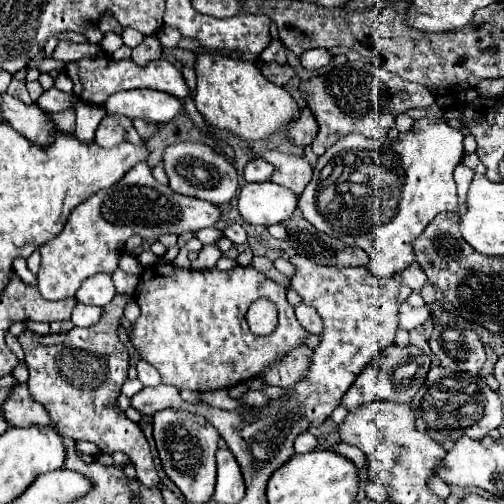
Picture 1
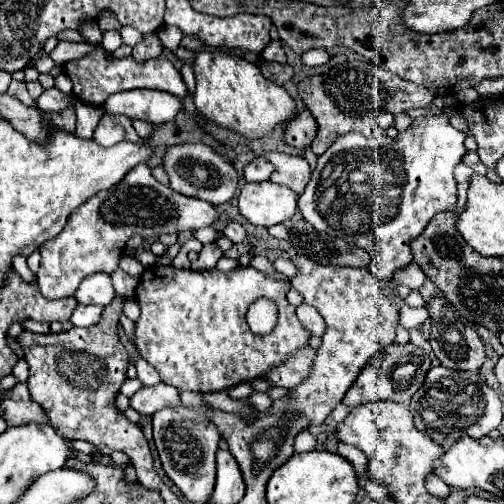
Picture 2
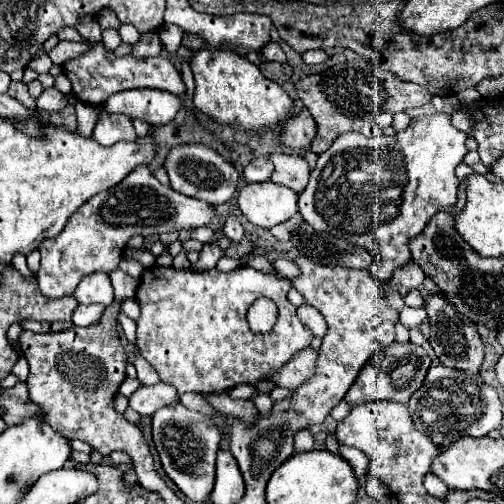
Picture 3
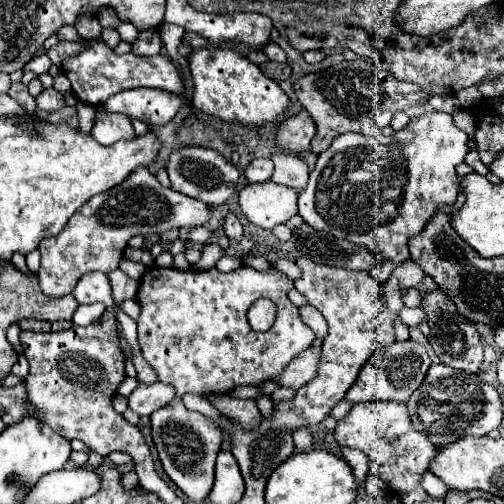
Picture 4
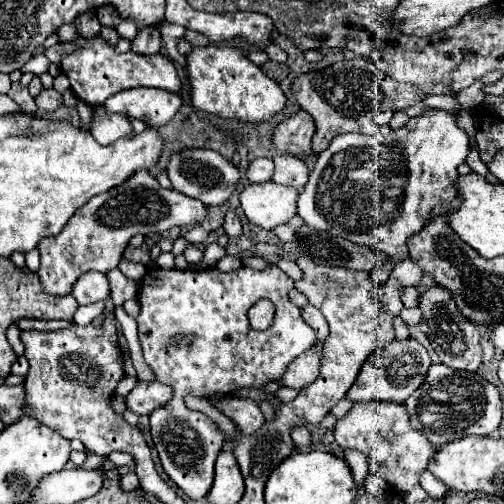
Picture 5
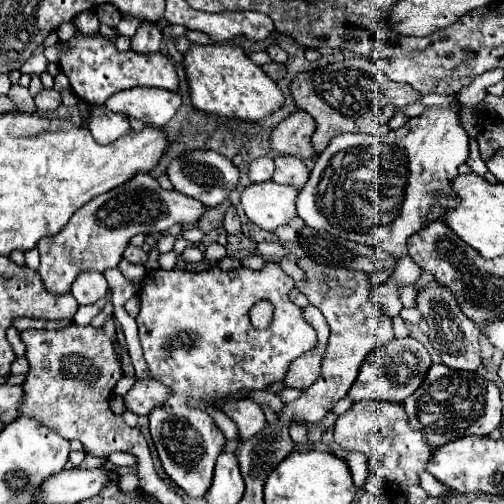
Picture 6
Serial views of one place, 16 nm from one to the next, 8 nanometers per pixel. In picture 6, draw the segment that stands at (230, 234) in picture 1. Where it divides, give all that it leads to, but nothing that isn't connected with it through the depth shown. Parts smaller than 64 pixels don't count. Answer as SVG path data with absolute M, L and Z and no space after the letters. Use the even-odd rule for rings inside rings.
M228 206L226 214L224 214L224 228L230 234L238 234L240 232L240 220L238 220L238 214L236 214L234 206Z

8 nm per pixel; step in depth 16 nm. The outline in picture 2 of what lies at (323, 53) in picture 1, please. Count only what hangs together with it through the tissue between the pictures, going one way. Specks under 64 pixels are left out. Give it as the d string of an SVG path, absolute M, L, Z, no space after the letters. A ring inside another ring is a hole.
M310 50L310 52L302 54L302 62L306 66L318 66L318 64L328 62L328 54L326 54L326 50Z

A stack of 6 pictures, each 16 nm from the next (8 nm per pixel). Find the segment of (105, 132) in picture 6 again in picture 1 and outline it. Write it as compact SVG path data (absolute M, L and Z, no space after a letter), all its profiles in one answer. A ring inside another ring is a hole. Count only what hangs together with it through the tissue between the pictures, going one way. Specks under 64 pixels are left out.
M110 116L110 118L102 118L100 126L96 128L96 136L94 142L108 148L112 144L120 144L120 142L132 142L132 144L142 144L142 138L136 134L132 120L126 116Z

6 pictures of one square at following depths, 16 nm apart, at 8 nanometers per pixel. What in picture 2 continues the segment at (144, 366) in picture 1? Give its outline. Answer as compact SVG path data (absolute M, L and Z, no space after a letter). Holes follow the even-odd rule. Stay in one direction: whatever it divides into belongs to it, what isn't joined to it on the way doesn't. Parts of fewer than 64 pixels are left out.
M138 356L136 362L134 362L134 366L136 366L136 370L138 370L138 380L140 380L144 386L154 386L154 384L160 382L158 372L156 372L148 362L144 362L144 358Z

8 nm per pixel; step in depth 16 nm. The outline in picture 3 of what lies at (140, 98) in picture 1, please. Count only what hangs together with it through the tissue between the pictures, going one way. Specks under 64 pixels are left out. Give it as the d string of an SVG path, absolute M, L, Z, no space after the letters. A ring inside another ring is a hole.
M138 88L138 90L124 90L116 96L110 96L104 104L104 110L126 114L128 118L144 120L156 128L168 124L176 116L180 106L182 106L180 96L174 96L164 90Z

